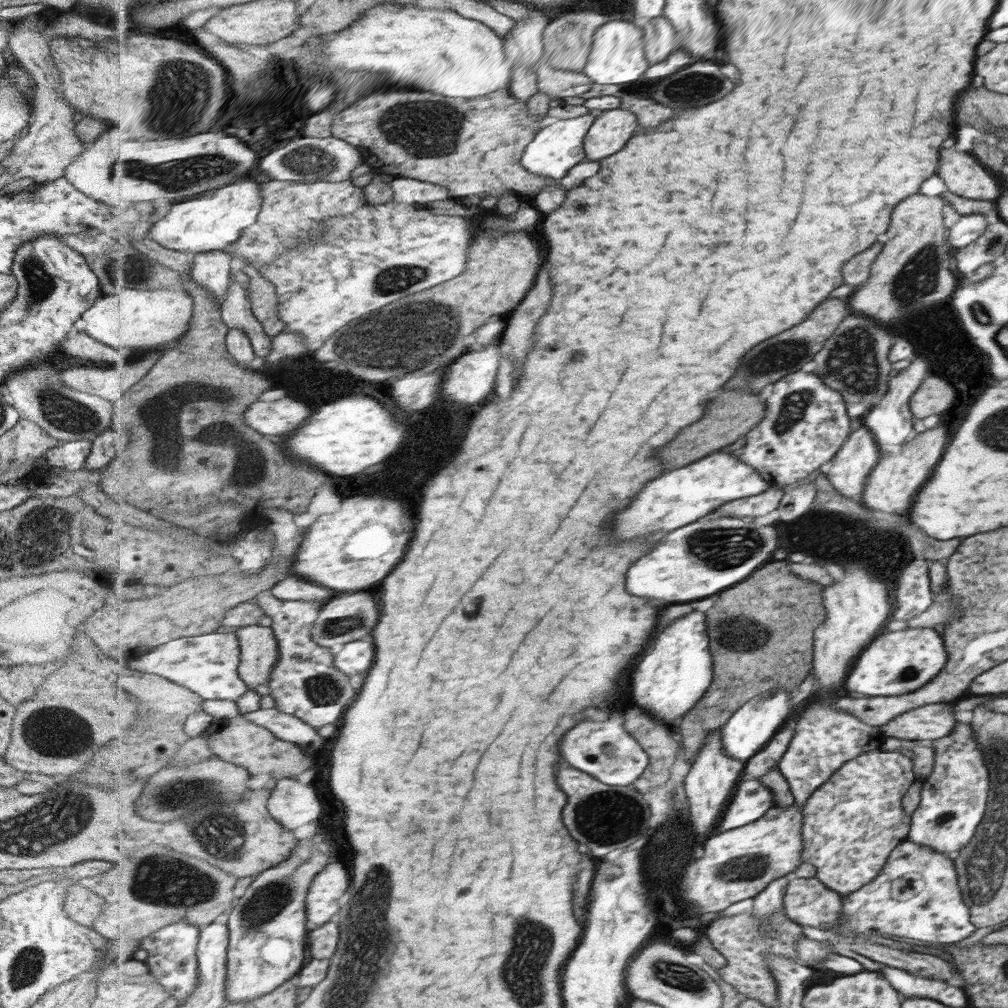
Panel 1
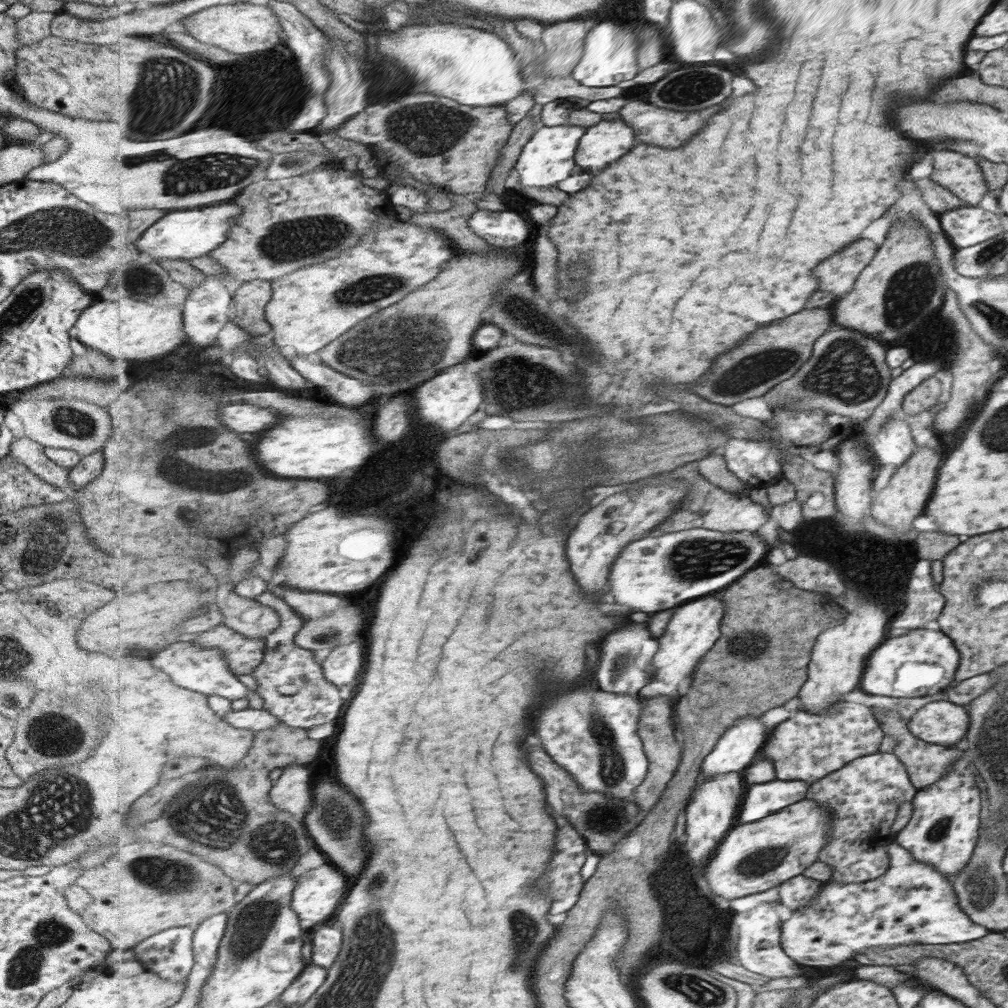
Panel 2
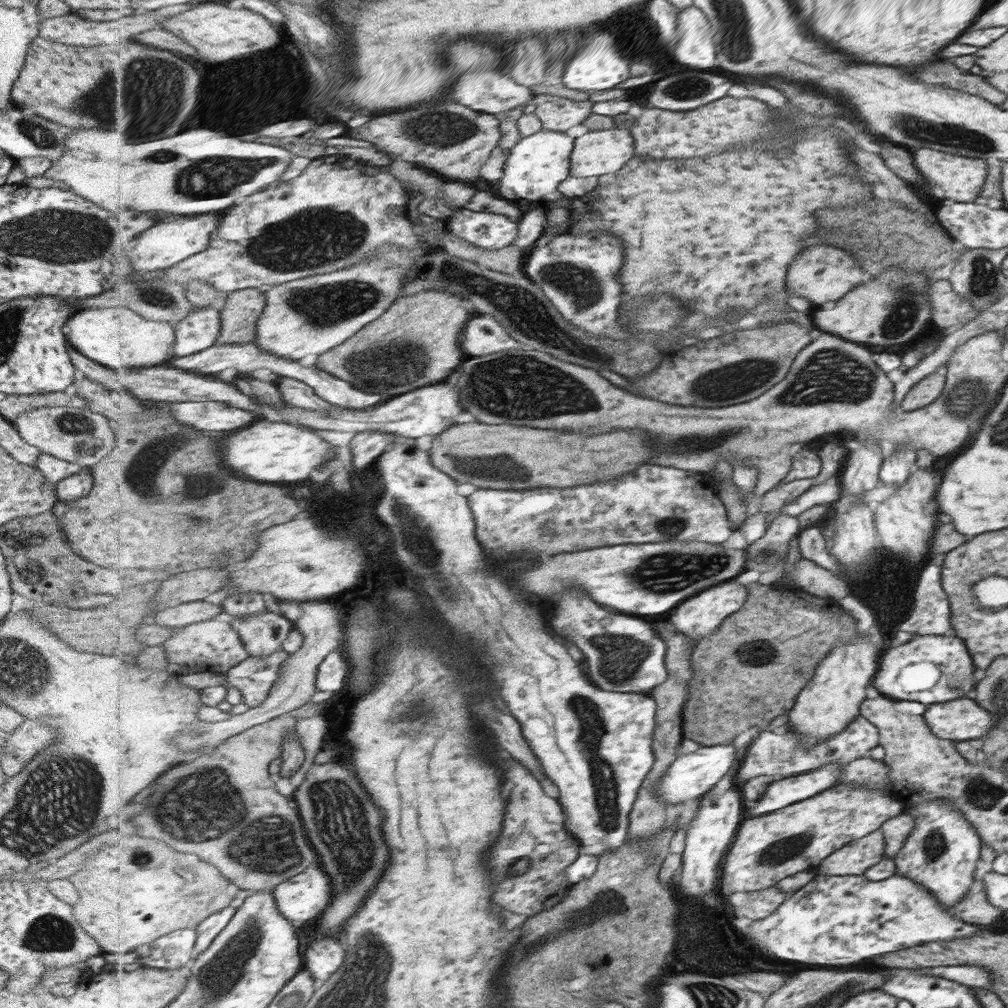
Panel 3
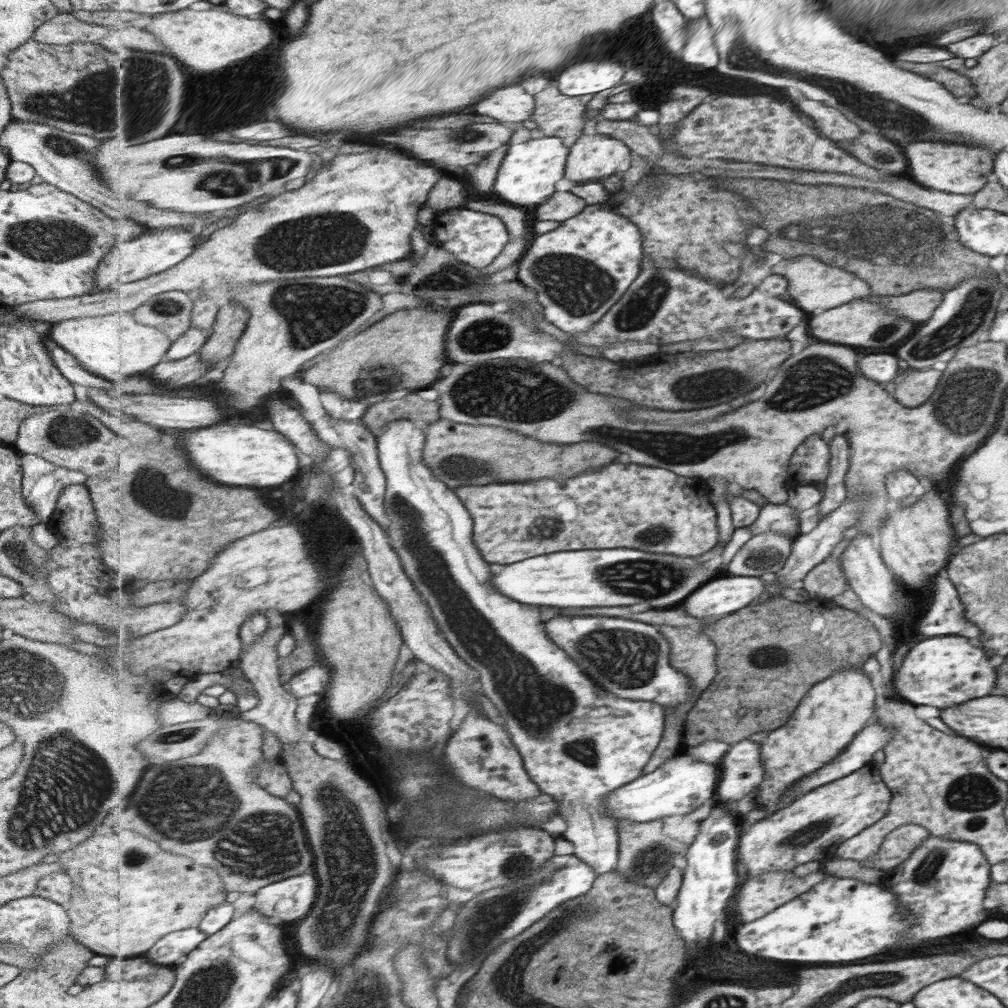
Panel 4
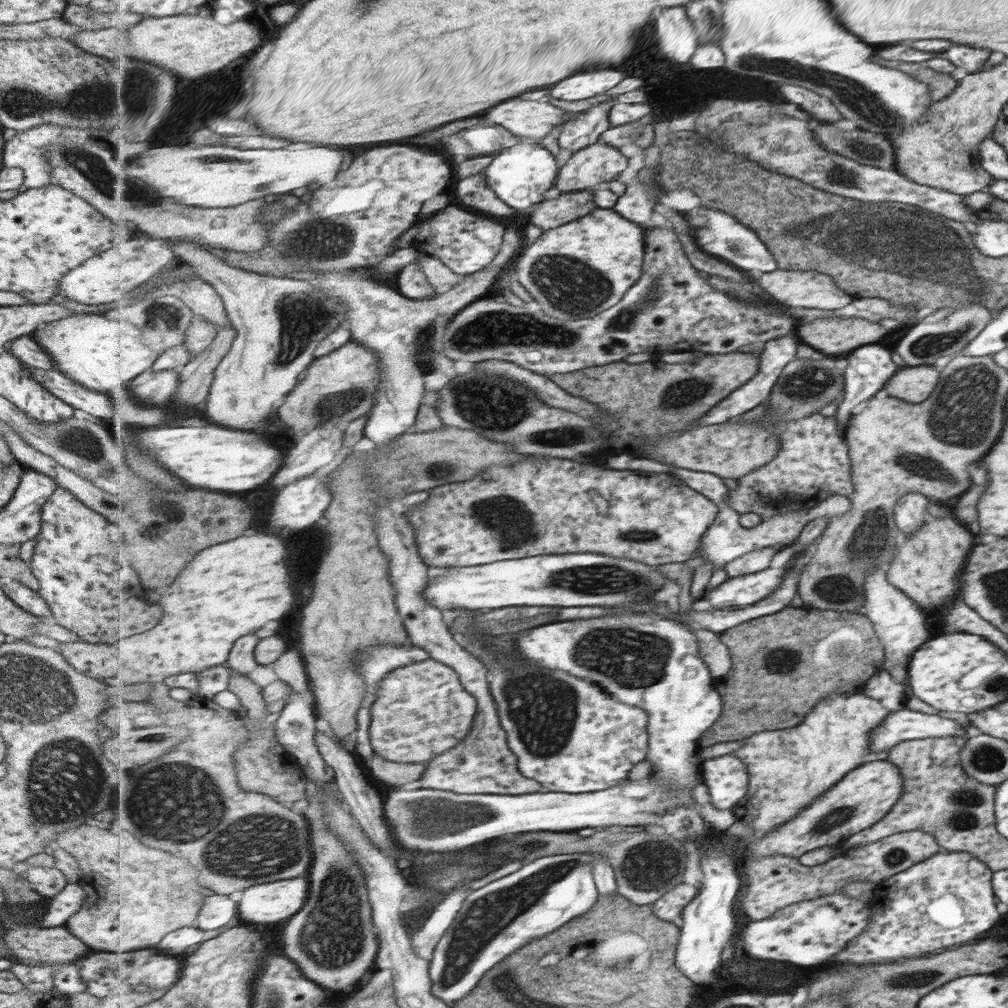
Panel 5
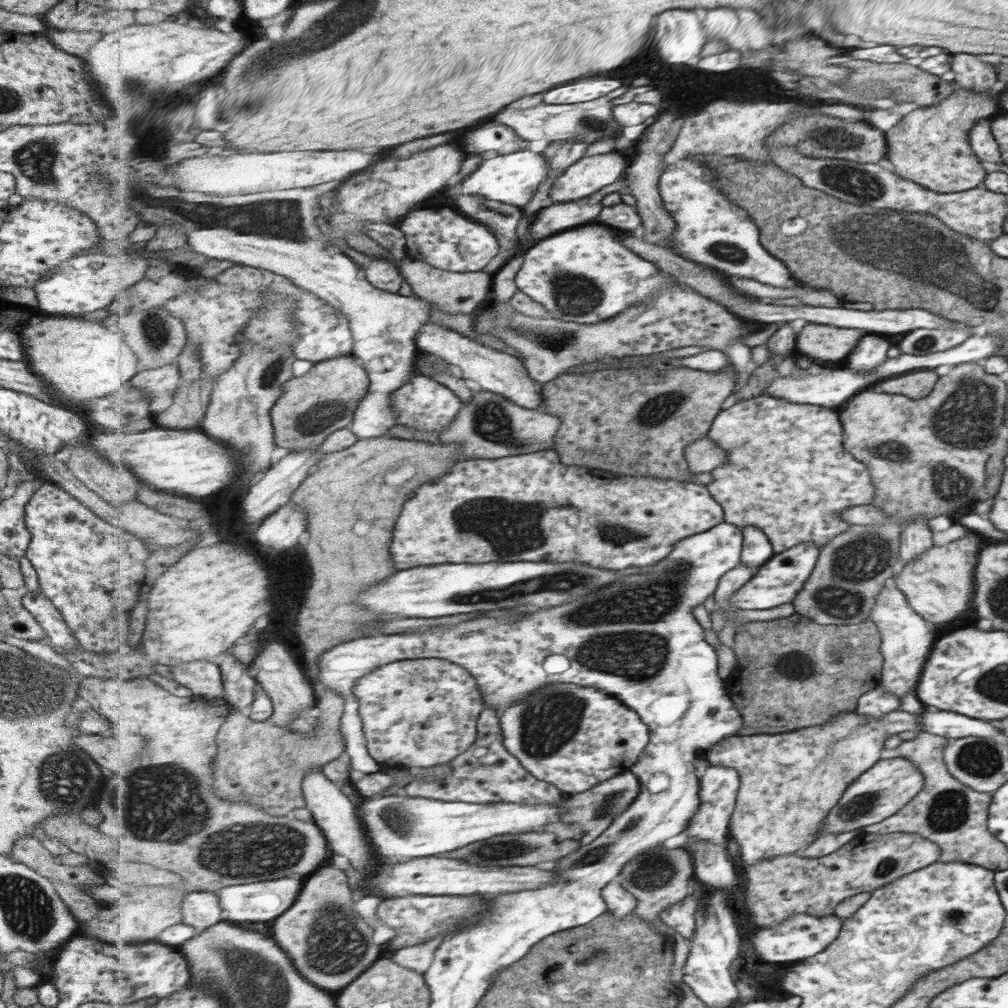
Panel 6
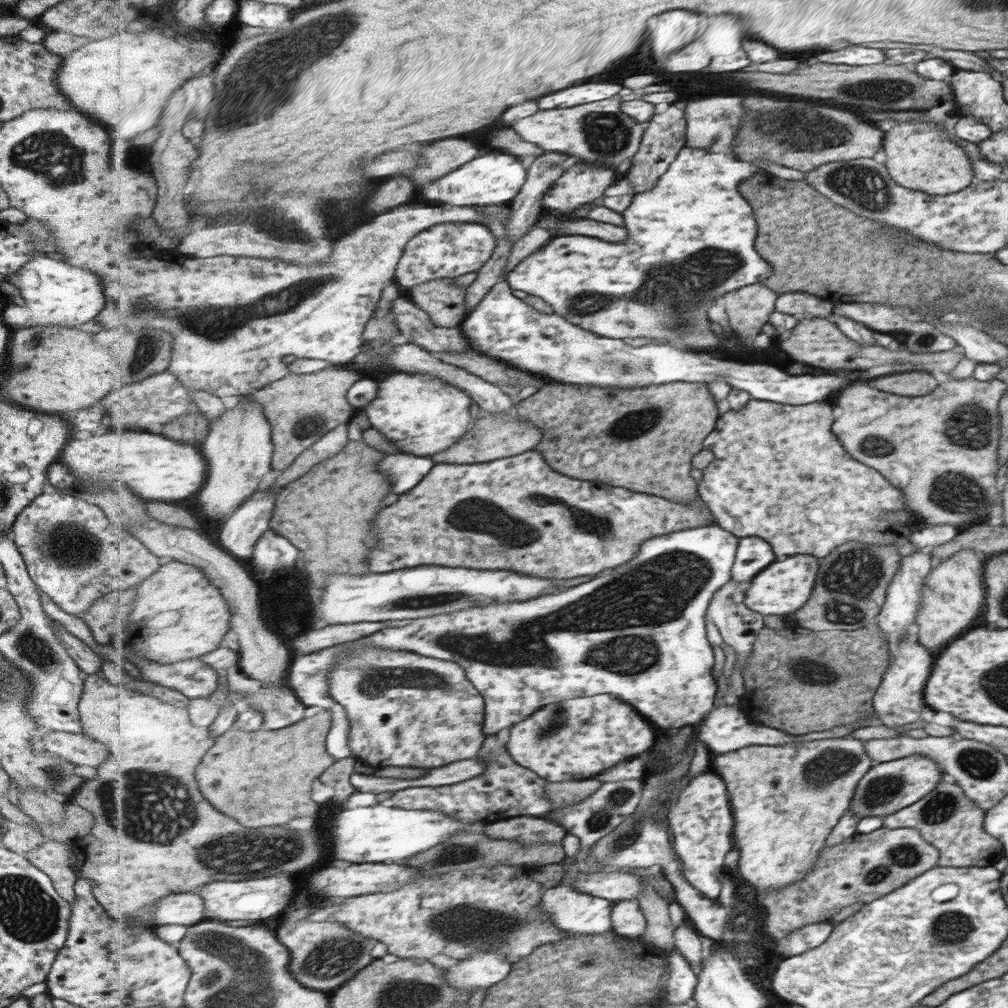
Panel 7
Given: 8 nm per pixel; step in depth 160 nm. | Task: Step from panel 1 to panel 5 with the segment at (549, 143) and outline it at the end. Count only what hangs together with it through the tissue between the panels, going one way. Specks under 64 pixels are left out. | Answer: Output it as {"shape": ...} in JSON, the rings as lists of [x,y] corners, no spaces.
{"shape":[[[522,140],[519,144],[499,152],[499,156],[483,173],[487,174],[489,186],[497,192],[501,200],[505,200],[508,206],[523,210],[531,206],[538,207],[543,202],[543,194],[552,190],[551,186],[555,186],[561,169],[557,168],[557,159],[555,160],[551,150],[547,150],[537,142]]]}

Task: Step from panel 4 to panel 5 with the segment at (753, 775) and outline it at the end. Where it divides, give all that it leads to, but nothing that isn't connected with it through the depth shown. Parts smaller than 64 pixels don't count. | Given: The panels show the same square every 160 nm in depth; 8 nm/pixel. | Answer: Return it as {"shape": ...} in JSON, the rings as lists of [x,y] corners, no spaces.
{"shape":[[[730,753],[705,762],[701,772],[702,782],[708,787],[712,803],[718,809],[735,808],[750,790],[749,767],[735,754]]]}

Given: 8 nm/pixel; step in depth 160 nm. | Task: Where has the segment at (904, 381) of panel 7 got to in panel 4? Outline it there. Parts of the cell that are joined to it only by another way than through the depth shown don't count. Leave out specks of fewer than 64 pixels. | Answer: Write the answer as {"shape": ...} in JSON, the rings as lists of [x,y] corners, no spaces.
{"shape":[[[925,370],[925,372],[915,372],[913,376],[909,376],[903,384],[899,384],[893,392],[895,396],[899,396],[899,404],[907,406],[907,408],[915,408],[919,404],[923,404],[935,390],[937,382],[939,382],[941,372],[937,370]]]}

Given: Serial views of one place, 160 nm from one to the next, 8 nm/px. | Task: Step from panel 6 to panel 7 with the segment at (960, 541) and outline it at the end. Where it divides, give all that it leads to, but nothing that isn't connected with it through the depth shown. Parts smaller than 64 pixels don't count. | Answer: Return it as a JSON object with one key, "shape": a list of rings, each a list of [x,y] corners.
{"shape":[[[971,549],[958,550],[945,560],[931,563],[922,586],[922,603],[918,608],[915,638],[933,656],[945,644],[955,640],[959,634],[975,626],[983,618],[986,588],[981,584],[984,564],[977,560],[977,554]]]}

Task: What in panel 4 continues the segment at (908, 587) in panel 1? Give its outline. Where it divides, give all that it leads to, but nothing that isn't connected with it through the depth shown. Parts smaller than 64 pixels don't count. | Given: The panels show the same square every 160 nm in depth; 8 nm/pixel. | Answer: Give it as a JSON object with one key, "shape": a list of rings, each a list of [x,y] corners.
{"shape":[[[939,572],[939,576],[934,576],[934,583],[931,583],[929,592],[931,592],[929,607],[915,626],[919,634],[923,636],[957,634],[965,638],[977,638],[977,626],[963,620],[963,608],[959,604],[959,597],[945,572]]]}

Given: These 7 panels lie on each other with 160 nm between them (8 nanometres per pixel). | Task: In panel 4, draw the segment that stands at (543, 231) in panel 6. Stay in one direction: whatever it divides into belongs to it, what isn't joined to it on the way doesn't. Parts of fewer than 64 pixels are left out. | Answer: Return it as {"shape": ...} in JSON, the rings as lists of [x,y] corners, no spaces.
{"shape":[[[570,190],[555,191],[553,196],[544,204],[537,206],[536,216],[539,220],[555,220],[565,223],[571,216],[577,216],[587,207],[587,201]]]}

